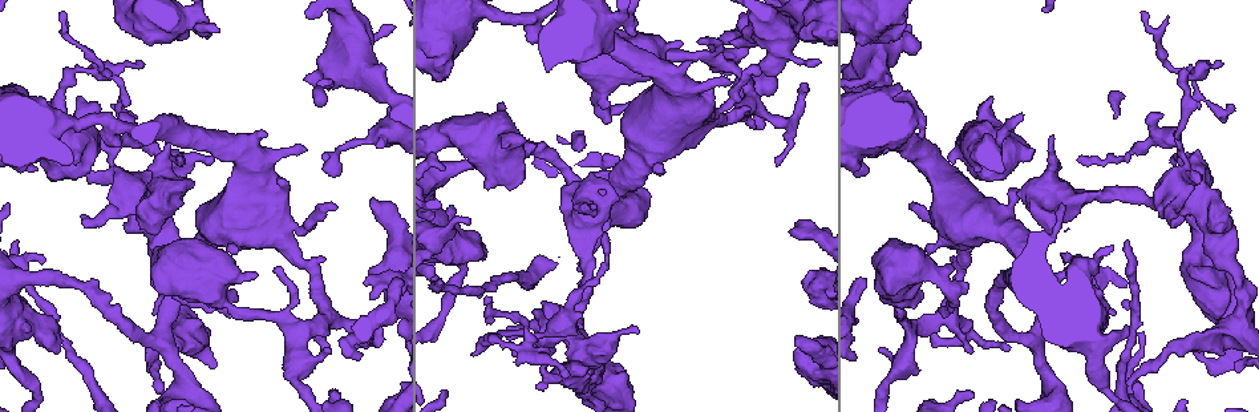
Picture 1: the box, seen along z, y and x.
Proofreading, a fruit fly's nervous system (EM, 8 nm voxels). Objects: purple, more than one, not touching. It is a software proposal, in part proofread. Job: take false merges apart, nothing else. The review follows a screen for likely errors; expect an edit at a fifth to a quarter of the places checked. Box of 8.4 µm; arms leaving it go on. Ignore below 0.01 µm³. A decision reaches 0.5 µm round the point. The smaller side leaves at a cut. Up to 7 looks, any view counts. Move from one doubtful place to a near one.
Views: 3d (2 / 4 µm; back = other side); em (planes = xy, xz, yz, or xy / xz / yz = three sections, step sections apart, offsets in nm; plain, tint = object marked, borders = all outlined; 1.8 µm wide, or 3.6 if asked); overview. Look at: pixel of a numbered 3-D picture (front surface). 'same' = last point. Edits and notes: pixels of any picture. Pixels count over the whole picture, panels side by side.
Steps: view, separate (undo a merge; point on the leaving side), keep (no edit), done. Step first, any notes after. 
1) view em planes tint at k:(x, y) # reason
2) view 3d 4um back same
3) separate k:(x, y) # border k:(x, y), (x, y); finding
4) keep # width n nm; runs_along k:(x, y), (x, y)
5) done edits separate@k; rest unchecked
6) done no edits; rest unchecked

view 3d 4um at 1:(94, 69) # branch point

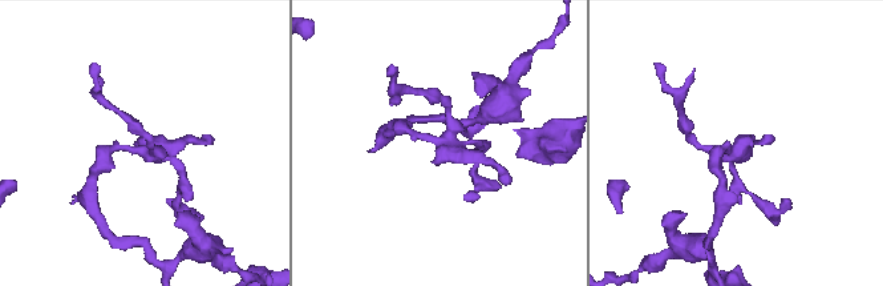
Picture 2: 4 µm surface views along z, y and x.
view em xz step 4 borders at 2:(729, 148)

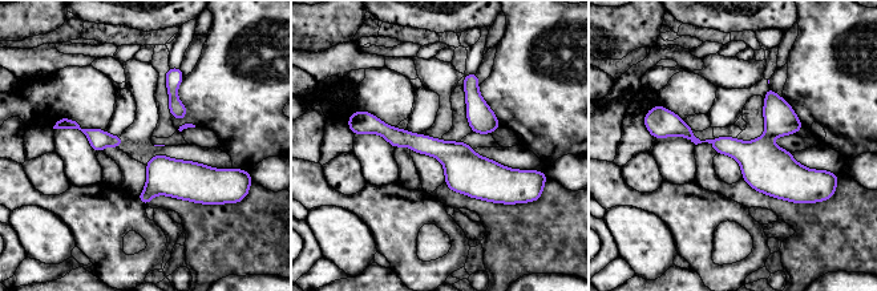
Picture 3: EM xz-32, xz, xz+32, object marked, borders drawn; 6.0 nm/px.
view em xy step 4 borders same

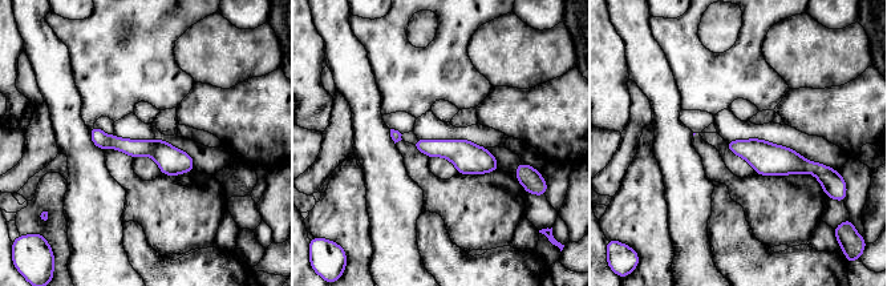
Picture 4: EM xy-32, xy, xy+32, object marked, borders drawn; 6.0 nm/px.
keep # width 140 nm; runs_along 4:(93, 132), (190, 165); one neuron here

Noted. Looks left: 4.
view 3d 4um at 1:(1162, 203) # thick turns thin

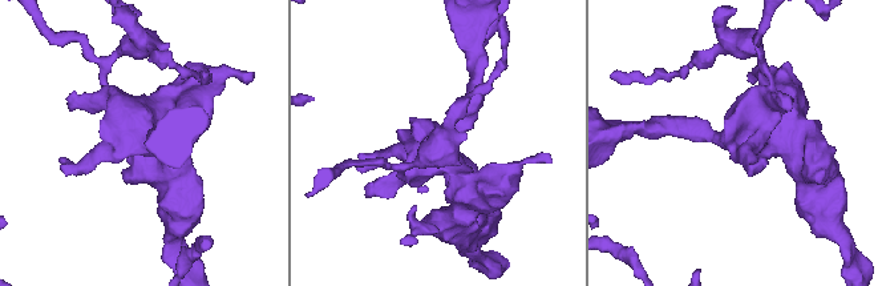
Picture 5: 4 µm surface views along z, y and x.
view em planes plain at 5:(734, 139)

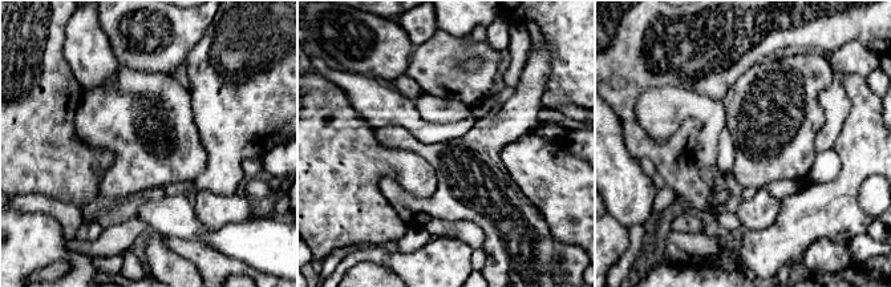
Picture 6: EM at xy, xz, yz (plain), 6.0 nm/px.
view em planes tint same

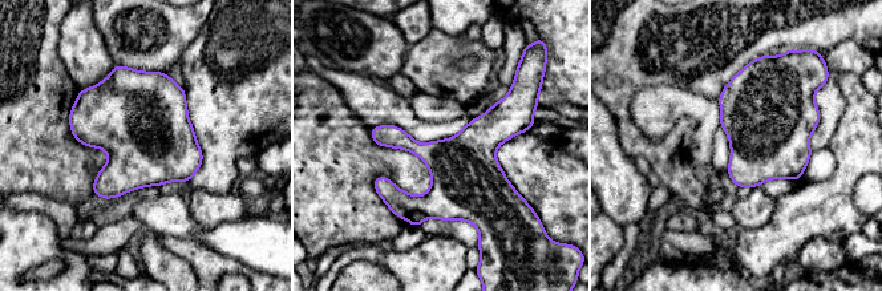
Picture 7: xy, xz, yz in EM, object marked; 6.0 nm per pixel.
keep # one neuron here

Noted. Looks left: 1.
done no edits; rest unchecked

